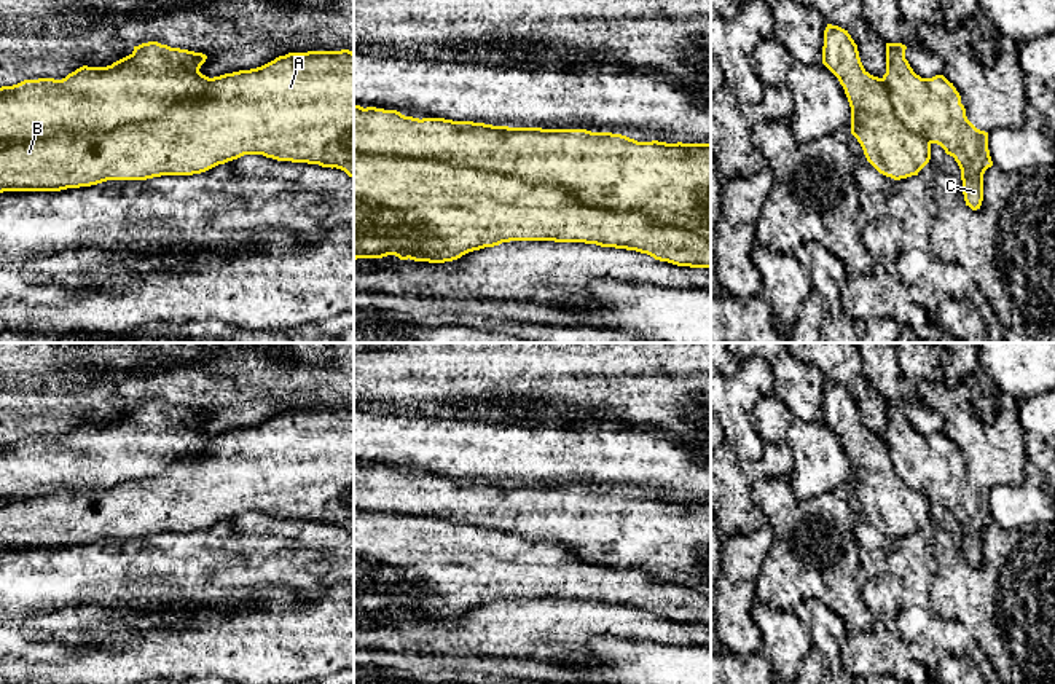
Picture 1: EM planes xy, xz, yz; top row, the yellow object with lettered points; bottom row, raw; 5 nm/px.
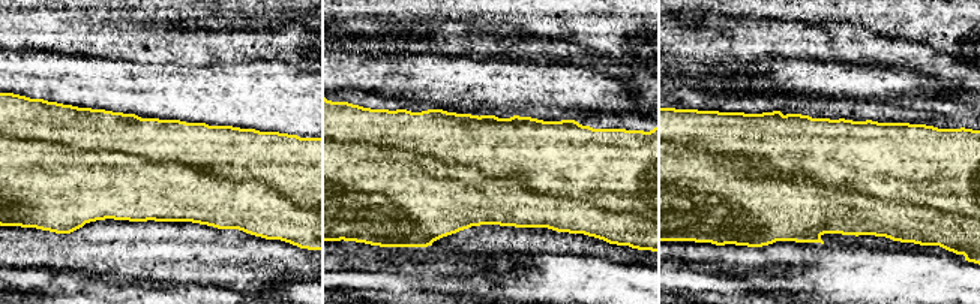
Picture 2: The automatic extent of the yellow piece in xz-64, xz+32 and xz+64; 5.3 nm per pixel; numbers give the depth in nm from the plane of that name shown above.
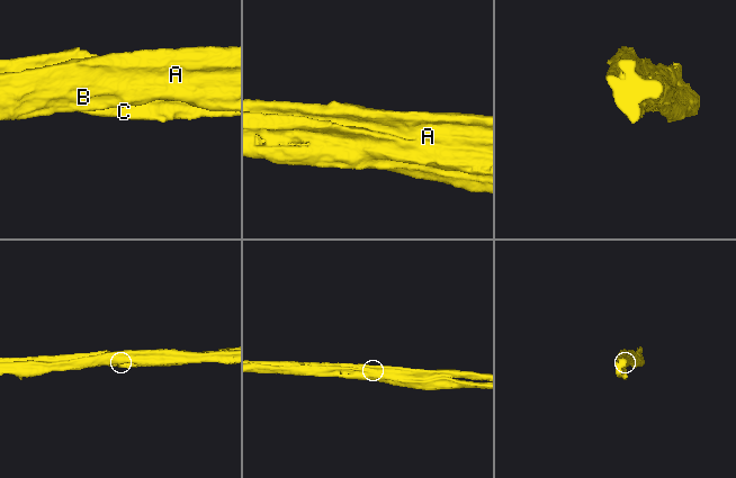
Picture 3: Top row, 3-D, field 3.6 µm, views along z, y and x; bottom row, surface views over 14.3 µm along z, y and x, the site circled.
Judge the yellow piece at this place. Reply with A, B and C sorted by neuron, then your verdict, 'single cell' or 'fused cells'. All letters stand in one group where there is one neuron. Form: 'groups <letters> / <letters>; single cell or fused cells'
groups A B / C; fused cells

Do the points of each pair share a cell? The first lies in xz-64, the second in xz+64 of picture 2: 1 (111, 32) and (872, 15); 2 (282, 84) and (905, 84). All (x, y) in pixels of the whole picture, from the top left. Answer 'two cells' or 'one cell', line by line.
1: one cell
2: one cell

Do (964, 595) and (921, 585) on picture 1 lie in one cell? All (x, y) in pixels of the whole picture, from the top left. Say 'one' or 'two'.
two

